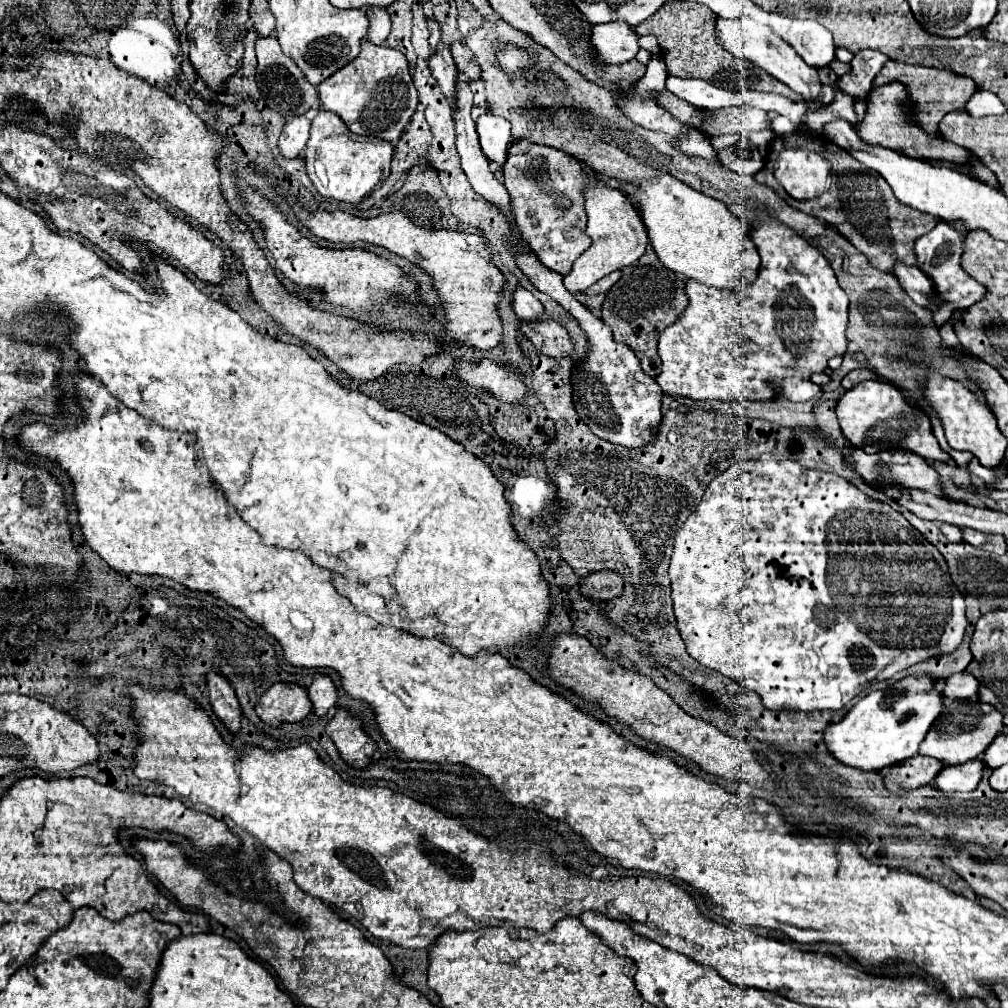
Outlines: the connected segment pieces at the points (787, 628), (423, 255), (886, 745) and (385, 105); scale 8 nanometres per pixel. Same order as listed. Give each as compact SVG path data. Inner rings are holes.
M760 455L758 459L740 461L728 467L724 473L716 475L704 491L700 505L694 513L686 519L682 529L674 541L674 555L670 561L670 581L672 581L672 601L674 601L674 615L678 619L678 629L682 639L686 641L688 653L700 661L702 665L720 671L722 675L738 681L742 687L756 691L762 697L762 703L768 709L792 709L792 711L838 711L842 709L852 697L860 691L852 691L852 671L862 673L862 679L868 683L892 679L898 671L924 661L934 655L954 653L956 647L962 643L966 633L966 605L964 597L956 595L956 585L950 581L950 589L942 589L946 593L946 601L938 605L938 601L926 601L926 597L874 597L874 589L878 585L894 585L898 581L898 573L906 573L906 569L898 569L898 561L882 561L886 569L860 569L860 567L878 567L878 561L866 561L866 509L862 509L862 493L844 477L834 473L804 469L796 461L778 457L778 455ZM832 553L832 575L828 575L828 561Z
M290 197L290 205L294 207L296 217L306 227L310 227L314 235L322 239L334 243L370 241L374 245L386 247L388 251L400 257L406 257L408 261L418 263L428 273L432 273L436 289L442 295L442 303L448 317L446 329L450 331L452 339L478 349L492 349L502 341L502 319L498 313L498 303L504 295L506 277L492 261L488 261L488 255L484 253L486 239L482 235L458 233L448 229L424 229L414 225L404 213L384 213L372 219L362 219L346 211L308 213L296 203L296 197Z
M908 675L886 689L870 691L824 733L828 751L842 763L860 769L884 769L918 753L918 745L944 709L942 691L930 675Z
M368 39L362 41L360 55L342 67L334 77L318 85L318 97L326 111L342 117L348 129L356 135L372 135L386 141L398 141L404 125L416 111L418 93L414 89L408 61L402 53L390 47L378 47Z

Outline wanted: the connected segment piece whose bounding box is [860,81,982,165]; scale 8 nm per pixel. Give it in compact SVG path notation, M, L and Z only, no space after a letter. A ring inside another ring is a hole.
M886 83L882 87L874 87L868 93L868 111L864 115L864 121L860 125L860 137L870 143L878 143L890 149L896 149L908 157L924 157L924 159L942 159L942 161L954 161L954 163L982 163L974 153L966 153L966 149L960 149L960 145L950 145L950 141L942 141L938 133L932 137L926 137L922 133L922 127L916 123L914 109L910 109L910 101L906 101L906 87L902 83Z

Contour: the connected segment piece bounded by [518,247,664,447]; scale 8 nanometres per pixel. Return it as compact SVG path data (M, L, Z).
M528 247L524 249L526 249L526 255L518 257L518 267L530 277L530 281L542 293L548 293L554 301L558 301L564 309L568 309L572 317L580 321L590 341L590 357L582 361L572 373L574 405L580 419L586 421L586 425L590 425L594 435L606 441L612 441L624 447L640 447L644 443L650 443L652 441L650 429L656 427L662 419L660 401L664 393L660 385L656 383L654 377L642 371L636 353L630 347L616 343L612 339L610 329L596 315L592 315L572 293L564 289L562 275L546 269Z

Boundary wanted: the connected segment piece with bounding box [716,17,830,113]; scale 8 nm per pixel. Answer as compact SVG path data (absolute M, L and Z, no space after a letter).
M718 17L716 19L716 33L718 33L718 39L722 41L724 49L728 49L732 55L754 63L756 67L760 67L762 71L766 71L768 75L778 79L780 83L788 85L794 93L802 95L808 113L814 113L814 111L824 109L824 107L830 105L830 103L820 101L822 83L818 79L818 71L814 67L806 65L806 61L802 61L802 57L798 57L798 53L784 39L774 35L774 31L768 25L756 23L748 17L740 17L740 19L734 19L734 21Z

